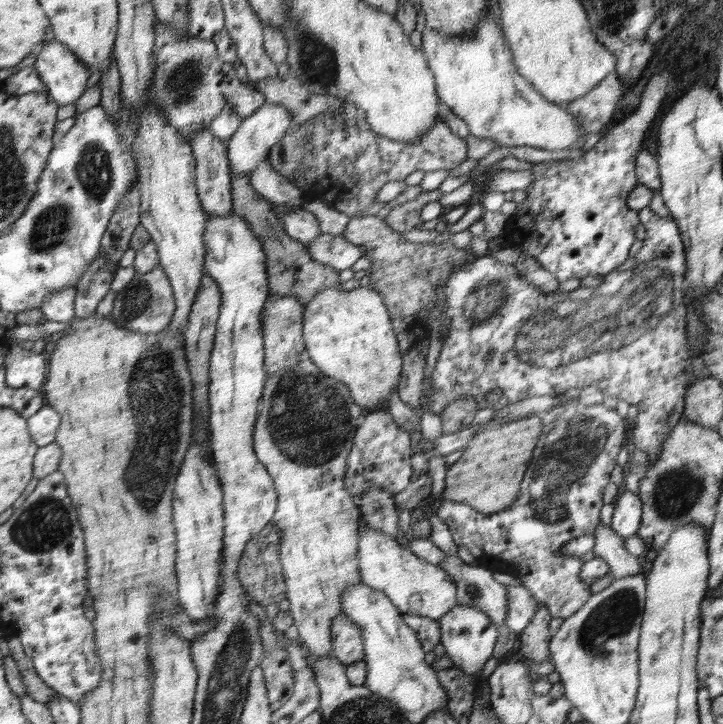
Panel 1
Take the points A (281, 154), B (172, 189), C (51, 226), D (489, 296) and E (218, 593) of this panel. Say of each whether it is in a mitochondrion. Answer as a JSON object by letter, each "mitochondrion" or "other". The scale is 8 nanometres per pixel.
{"A":"other","B":"other","C":"mitochondrion","D":"mitochondrion","E":"other"}

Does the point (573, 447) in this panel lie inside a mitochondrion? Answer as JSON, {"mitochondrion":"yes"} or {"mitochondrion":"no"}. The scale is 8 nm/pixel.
{"mitochondrion":"yes"}

